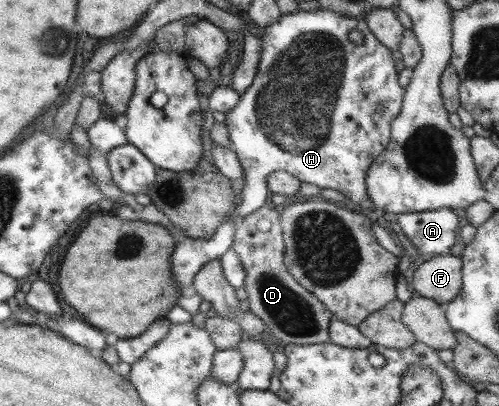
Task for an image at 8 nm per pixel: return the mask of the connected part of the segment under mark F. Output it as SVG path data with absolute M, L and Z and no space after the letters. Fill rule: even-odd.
M450 254L428 259L412 269L413 288L420 297L447 305L459 295L462 286L462 261Z

